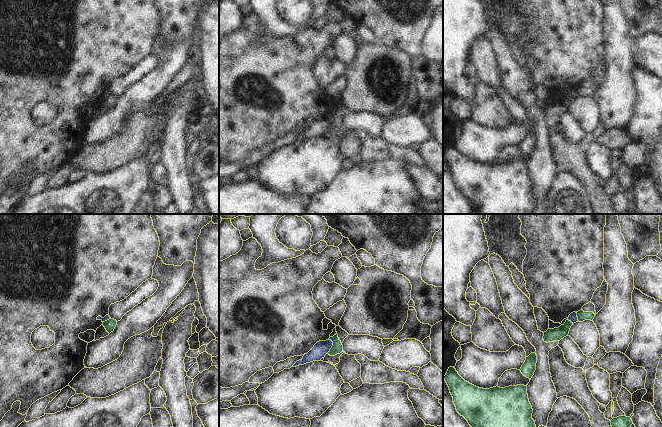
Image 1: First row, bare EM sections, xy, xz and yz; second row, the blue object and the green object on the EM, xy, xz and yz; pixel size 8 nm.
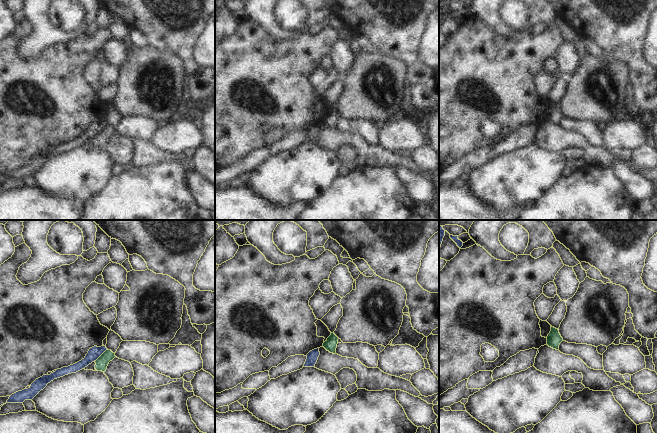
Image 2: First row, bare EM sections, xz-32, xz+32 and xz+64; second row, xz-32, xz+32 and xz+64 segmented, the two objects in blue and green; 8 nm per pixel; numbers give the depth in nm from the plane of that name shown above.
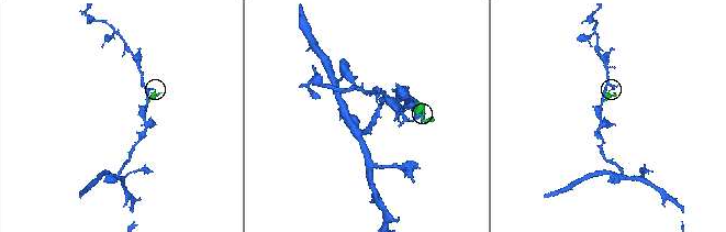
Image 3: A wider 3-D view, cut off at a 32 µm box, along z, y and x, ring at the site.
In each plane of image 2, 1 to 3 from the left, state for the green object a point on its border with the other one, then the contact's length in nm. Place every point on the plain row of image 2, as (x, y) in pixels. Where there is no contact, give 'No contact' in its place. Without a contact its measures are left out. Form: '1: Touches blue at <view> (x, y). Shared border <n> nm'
1: Touches blue at xz-32 (101, 130). Shared border 140 nm
2: No contact
3: No contact

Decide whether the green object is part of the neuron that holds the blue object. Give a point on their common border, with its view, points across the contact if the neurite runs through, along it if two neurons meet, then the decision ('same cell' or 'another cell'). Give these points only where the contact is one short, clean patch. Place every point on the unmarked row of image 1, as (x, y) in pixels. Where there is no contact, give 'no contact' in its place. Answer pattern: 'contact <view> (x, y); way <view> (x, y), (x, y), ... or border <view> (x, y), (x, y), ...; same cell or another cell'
contact xz (332, 121); border xz (330, 115), (332, 123), (327, 128); another cell

